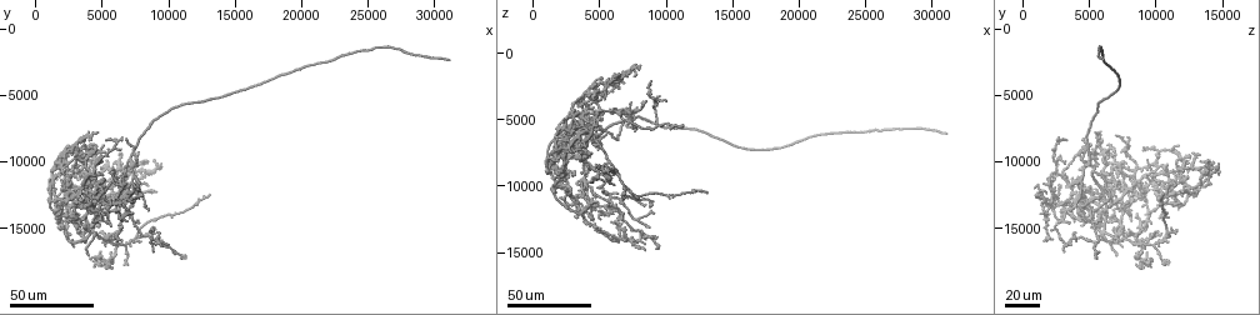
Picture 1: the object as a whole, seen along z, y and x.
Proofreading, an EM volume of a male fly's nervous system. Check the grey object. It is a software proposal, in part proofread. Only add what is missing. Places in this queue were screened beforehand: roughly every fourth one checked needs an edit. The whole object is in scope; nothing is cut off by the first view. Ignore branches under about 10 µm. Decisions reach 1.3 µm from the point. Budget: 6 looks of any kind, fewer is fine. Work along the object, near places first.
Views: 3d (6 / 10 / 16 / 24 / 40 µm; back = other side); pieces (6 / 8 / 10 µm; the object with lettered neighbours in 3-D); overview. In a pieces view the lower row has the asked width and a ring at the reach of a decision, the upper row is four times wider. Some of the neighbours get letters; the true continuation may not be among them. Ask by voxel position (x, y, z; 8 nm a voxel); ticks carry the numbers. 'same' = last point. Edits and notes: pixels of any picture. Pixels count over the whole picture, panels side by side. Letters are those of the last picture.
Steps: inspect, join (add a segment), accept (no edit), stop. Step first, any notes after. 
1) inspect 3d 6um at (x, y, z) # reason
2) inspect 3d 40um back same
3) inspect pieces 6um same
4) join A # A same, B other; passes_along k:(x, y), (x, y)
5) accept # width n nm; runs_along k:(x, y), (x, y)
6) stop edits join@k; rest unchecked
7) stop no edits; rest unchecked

inspect 3d 24um at (30800, 2400, 6000) # tapers out

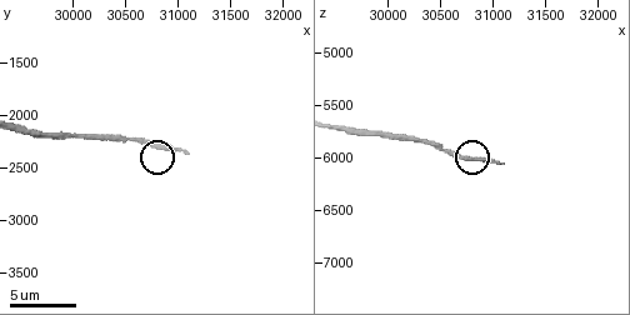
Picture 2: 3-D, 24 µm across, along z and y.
inspect pieces 10um at (31060, 2340, 6080)

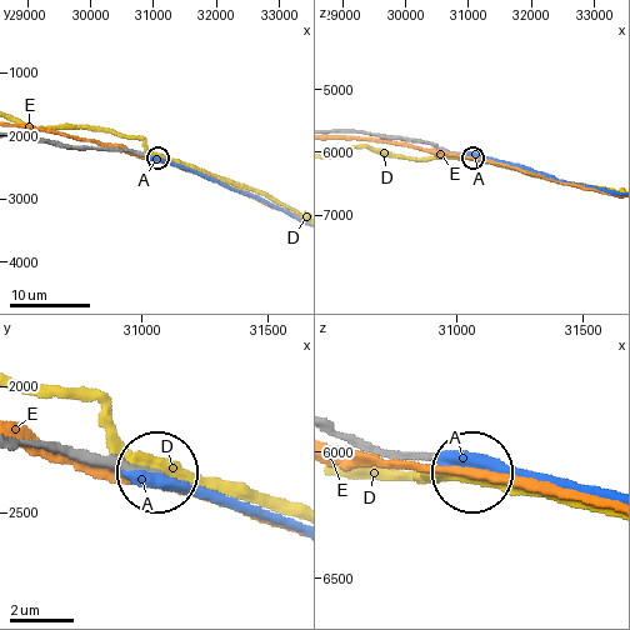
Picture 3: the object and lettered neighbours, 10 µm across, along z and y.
accept # A other, D other, E other; runs_along 3:(354, 131), (414, 138), (471, 155); no lettered segment goes on from it

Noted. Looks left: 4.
inspect 3d 24um at (8400, 13800, 3800) # thin end

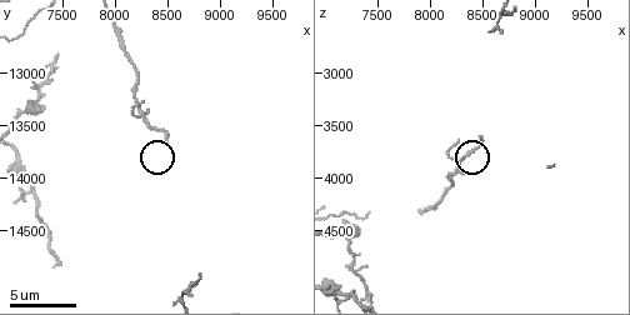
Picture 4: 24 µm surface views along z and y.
inspect pieces 10um at (8480, 13660, 3600)

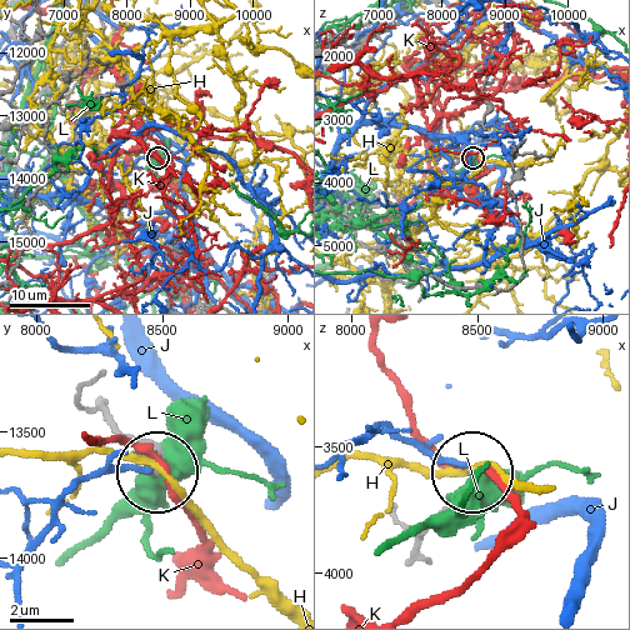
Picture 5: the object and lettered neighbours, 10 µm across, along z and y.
accept # H other, J other, K other, L other; no lettered segment goes on from it

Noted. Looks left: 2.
inspect 3d 24um at (4200, 17000, 7200) # end of a long branch

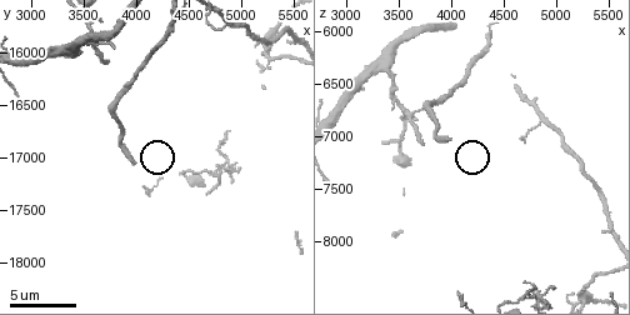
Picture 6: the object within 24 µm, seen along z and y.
inspect pieces 10um at (3980, 17060, 7000)

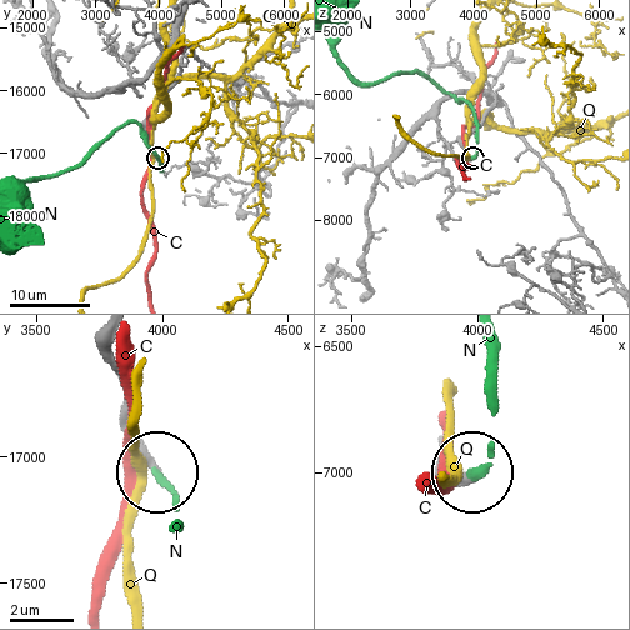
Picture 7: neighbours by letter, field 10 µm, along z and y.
join N # C other, N same, Q other; passes_along 7:(463, 145), (471, 158), (476, 150), (473, 108), (410, 71); the neuron continues

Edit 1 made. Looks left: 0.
stop edits join@7; rest unchecked

